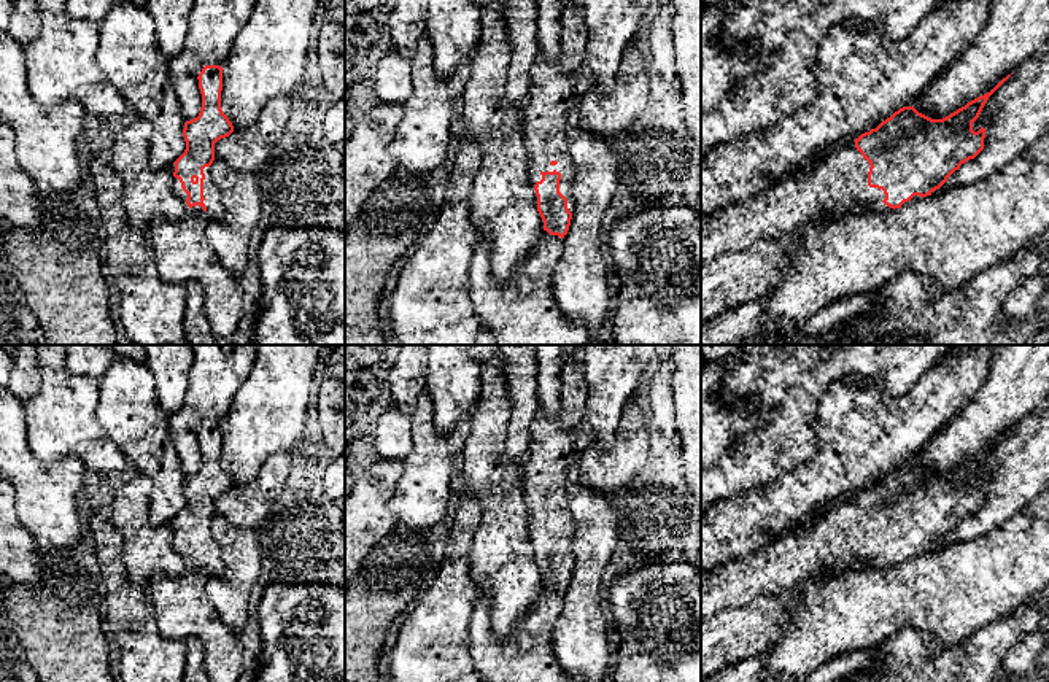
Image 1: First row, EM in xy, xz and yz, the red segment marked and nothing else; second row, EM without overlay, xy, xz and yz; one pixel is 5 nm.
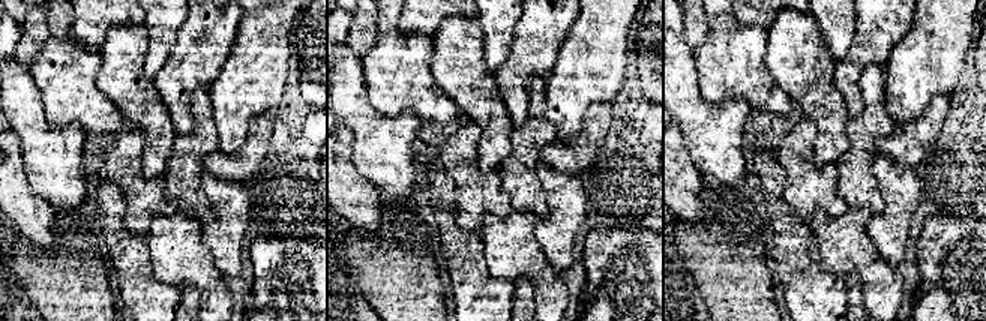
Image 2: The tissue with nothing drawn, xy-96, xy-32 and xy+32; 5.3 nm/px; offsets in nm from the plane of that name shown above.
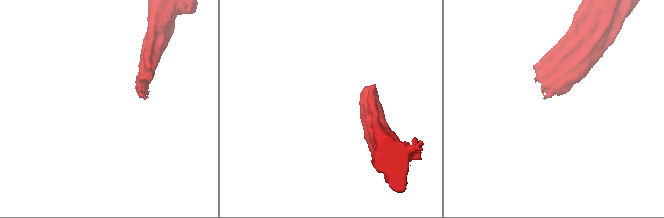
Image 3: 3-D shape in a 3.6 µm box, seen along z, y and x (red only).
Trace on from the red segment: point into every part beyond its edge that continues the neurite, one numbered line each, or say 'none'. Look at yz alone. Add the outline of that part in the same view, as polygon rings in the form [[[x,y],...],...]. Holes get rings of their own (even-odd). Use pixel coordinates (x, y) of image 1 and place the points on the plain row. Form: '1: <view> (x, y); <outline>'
1: yz (838, 541); [[[855,498],[828,510],[806,533],[782,536],[742,560],[701,574],[701,620],[741,607],[763,595],[811,590],[857,564],[888,569],[882,545],[868,542],[869,518]]]

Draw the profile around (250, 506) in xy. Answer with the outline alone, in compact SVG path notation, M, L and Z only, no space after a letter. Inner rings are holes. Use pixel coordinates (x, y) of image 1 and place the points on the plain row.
M286 451L273 453L248 486L234 486L215 499L215 515L232 526L257 533L273 512L280 486L286 483Z

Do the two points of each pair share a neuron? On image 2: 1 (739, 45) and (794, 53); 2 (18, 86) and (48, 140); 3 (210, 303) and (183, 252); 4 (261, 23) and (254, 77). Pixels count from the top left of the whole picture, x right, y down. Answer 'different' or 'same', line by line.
1: different
2: same
3: same
4: same

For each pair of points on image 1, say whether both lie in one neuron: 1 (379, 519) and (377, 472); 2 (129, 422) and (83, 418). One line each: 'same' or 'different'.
1: same
2: different

